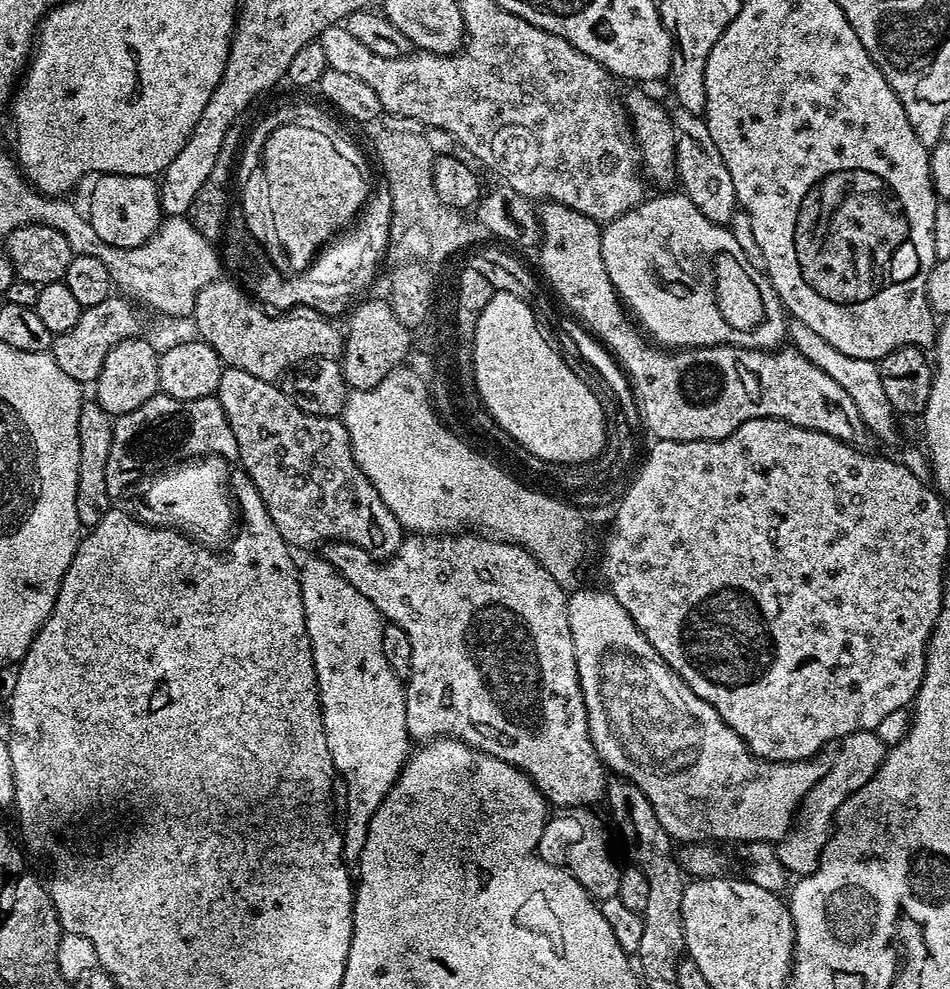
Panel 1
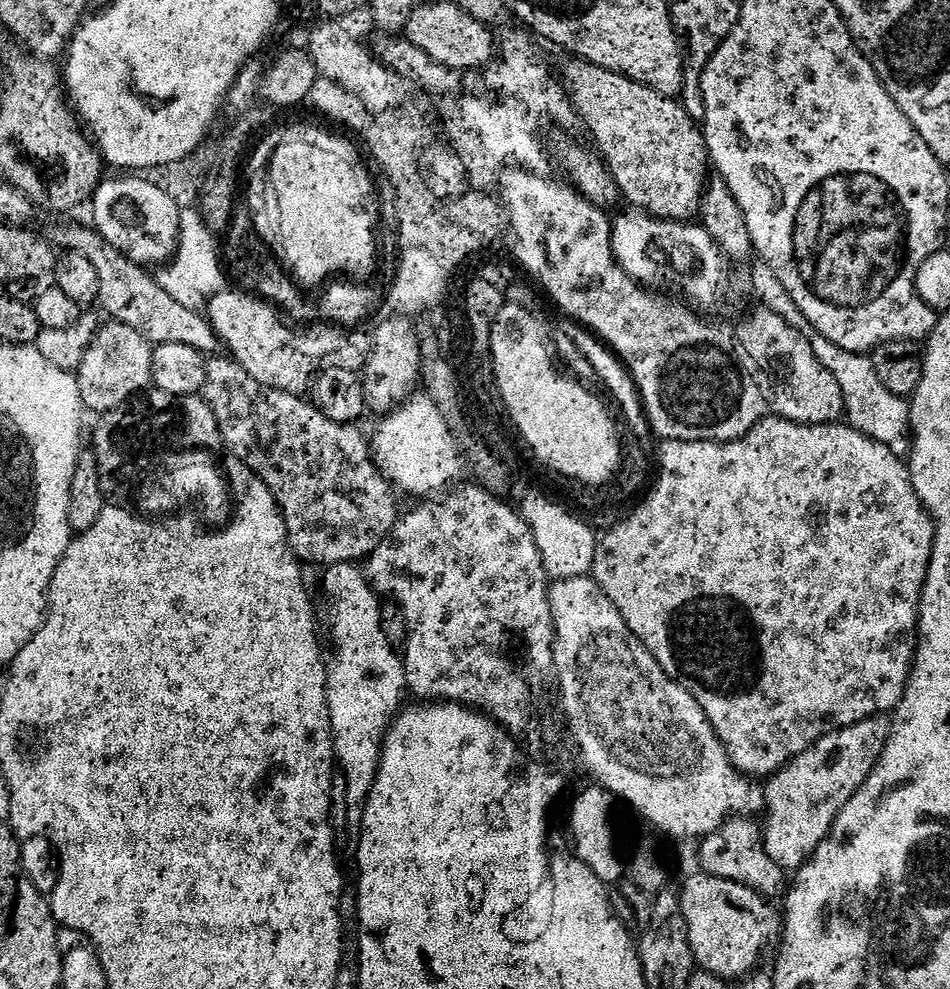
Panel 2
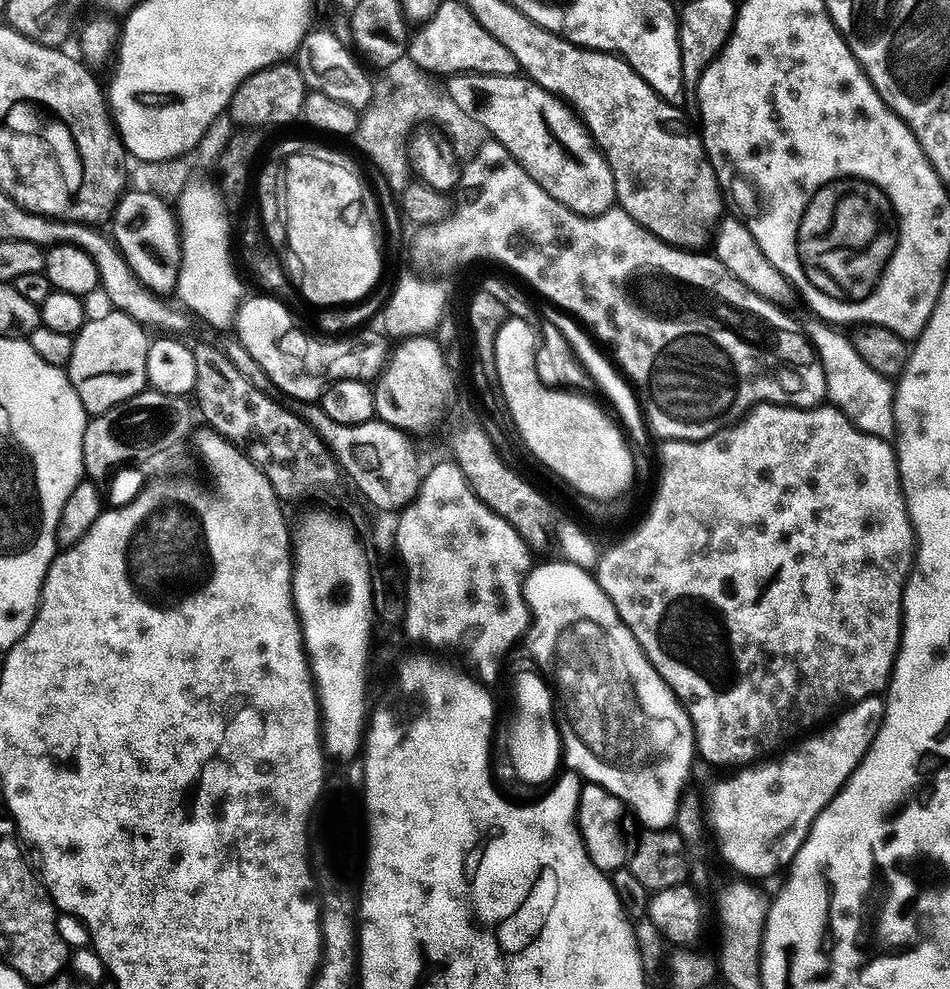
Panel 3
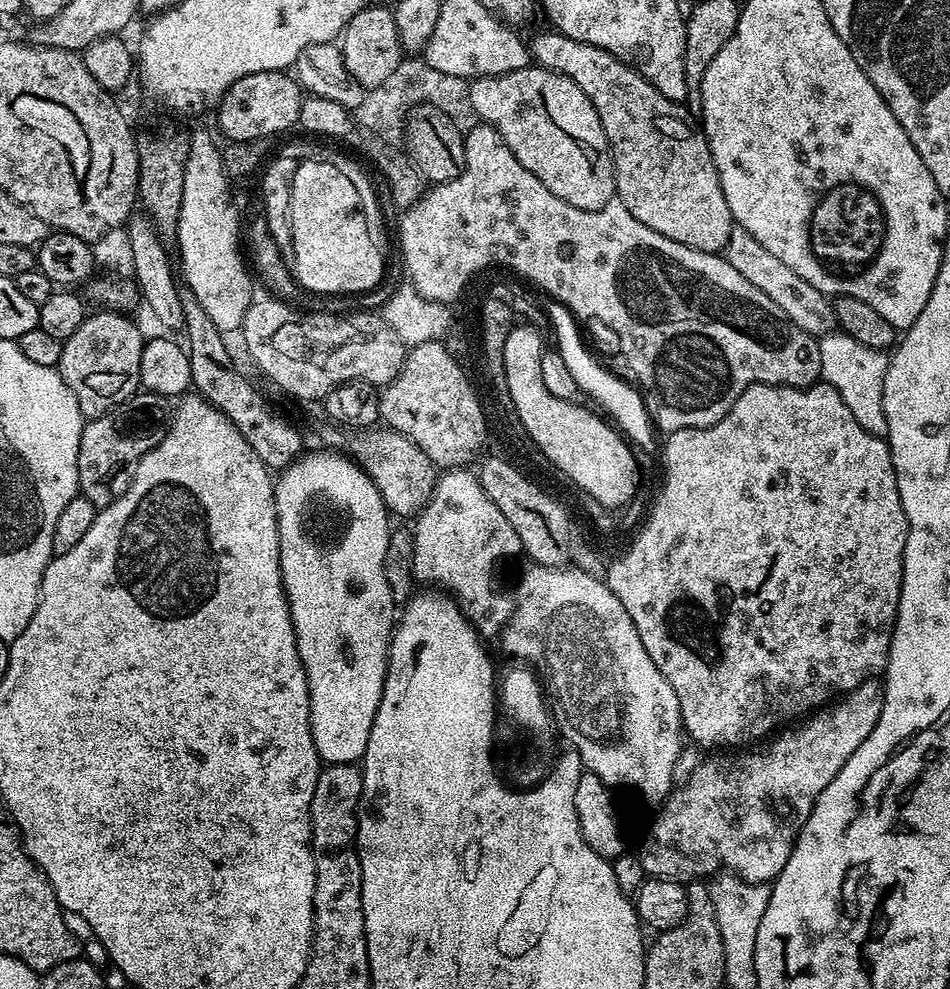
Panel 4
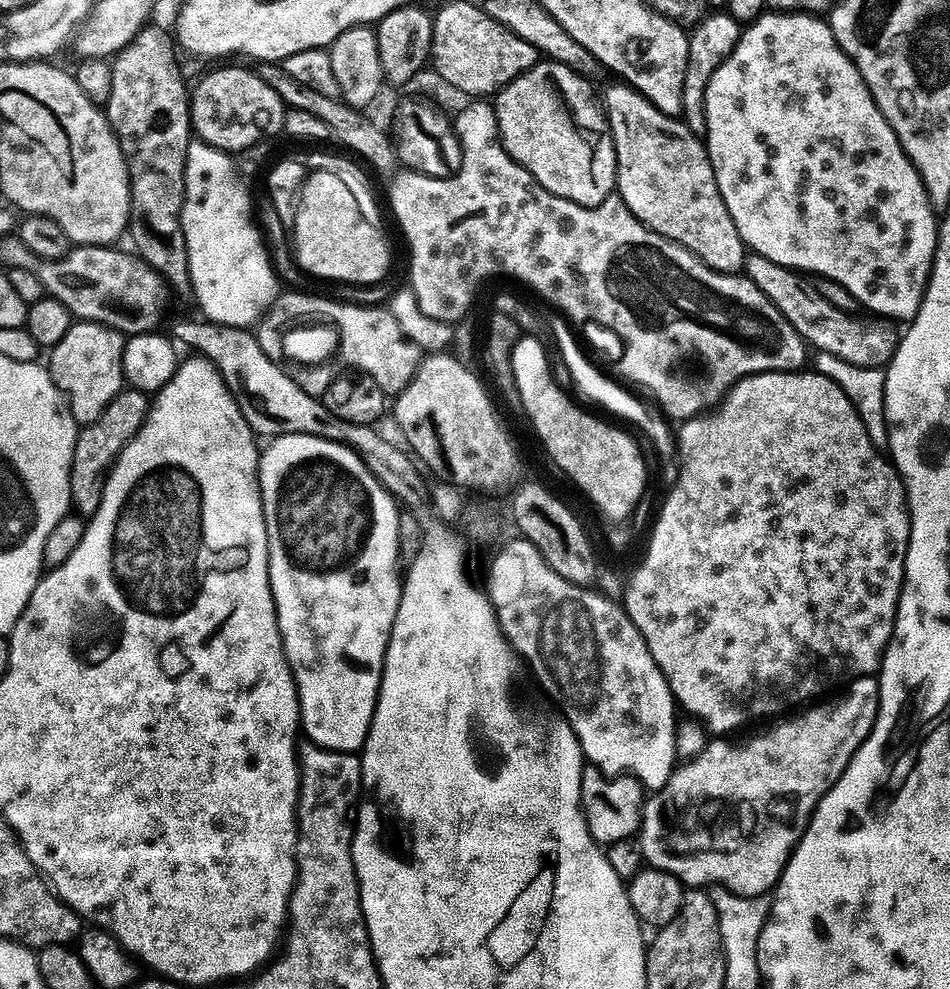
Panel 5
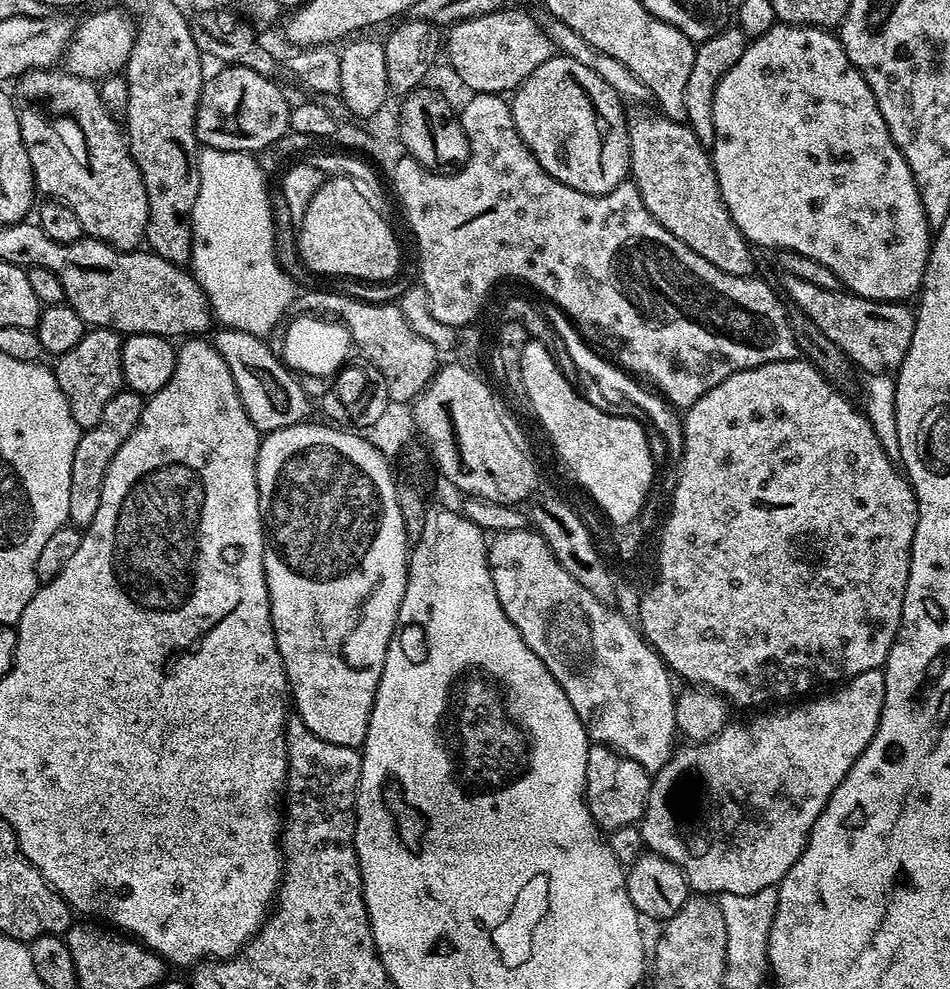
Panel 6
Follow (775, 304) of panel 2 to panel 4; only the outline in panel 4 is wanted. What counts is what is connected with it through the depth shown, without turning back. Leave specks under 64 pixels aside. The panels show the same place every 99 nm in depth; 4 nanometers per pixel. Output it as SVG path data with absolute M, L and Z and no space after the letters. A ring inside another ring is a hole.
M839 330L819 337L819 341L820 375L823 383L838 390L842 402L846 402L850 414L858 418L858 426L862 426L862 430L881 438L887 437L884 379L888 373L889 357L870 346L862 346L862 342L854 342L854 338Z

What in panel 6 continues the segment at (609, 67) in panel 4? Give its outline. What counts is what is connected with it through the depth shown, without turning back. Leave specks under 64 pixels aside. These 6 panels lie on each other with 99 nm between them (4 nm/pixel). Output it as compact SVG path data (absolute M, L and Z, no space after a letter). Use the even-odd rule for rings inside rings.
M663 114L656 116L633 116L628 119L628 141L630 142L630 180L640 192L642 202L650 214L674 238L678 238L690 250L702 254L706 262L718 266L718 270L726 270L726 274L751 277L756 268L756 260L752 257L753 245L748 243L738 230L738 226L732 221L728 207L720 193L720 187L716 181L716 172L712 169L712 158L709 149L704 148L698 142L698 138L688 127L687 123L679 120L670 120Z

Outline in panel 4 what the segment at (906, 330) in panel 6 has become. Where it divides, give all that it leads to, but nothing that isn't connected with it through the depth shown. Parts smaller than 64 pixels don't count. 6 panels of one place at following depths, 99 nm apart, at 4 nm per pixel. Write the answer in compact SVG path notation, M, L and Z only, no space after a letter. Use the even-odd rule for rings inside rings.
M739 226L733 227L722 255L730 262L730 266L734 266L734 270L738 270L738 274L742 274L742 278L746 278L746 282L758 286L758 290L762 290L762 294L766 294L766 298L770 298L770 302L774 302L774 306L778 306L778 310L782 310L782 314L786 314L786 318L790 318L790 322L794 322L794 326L803 332L819 338L837 327L833 301L810 286L806 278L798 278L798 274L794 274L786 262L774 258L774 254L770 254L770 250L766 250L766 246L754 238L754 234Z

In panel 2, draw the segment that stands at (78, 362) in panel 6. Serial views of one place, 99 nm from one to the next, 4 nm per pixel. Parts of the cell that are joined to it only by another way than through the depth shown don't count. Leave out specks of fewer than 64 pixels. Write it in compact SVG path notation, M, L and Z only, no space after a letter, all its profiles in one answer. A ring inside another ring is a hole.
M105 323L74 373L81 405L87 411L89 408L95 414L103 414L145 391L152 379L152 350L153 345L138 330L130 330L125 324Z

